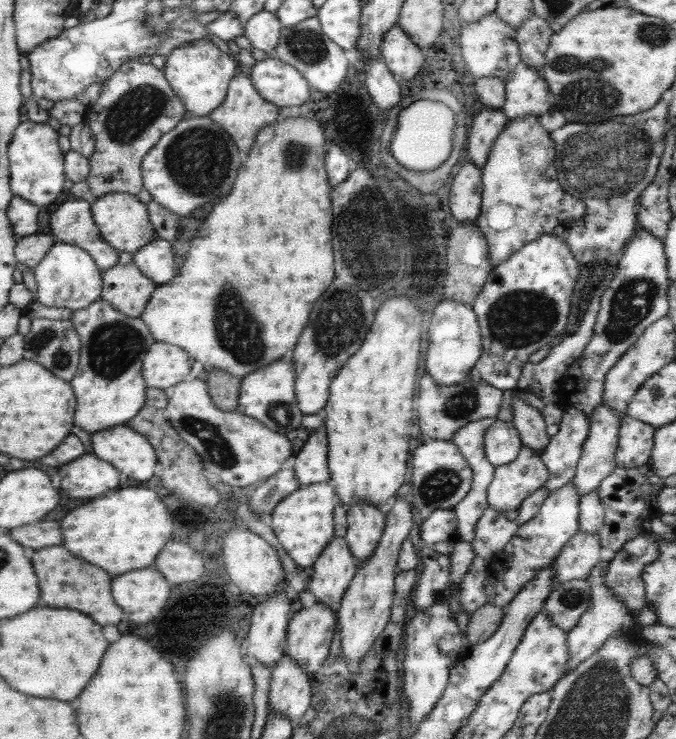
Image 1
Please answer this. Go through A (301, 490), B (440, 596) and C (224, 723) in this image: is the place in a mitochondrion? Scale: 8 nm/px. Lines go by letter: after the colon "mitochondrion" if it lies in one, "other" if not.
A: other
B: other
C: mitochondrion

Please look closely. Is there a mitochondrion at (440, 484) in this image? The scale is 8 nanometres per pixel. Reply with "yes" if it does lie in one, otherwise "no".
yes

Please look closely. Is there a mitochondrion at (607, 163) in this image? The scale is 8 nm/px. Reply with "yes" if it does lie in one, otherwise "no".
yes

